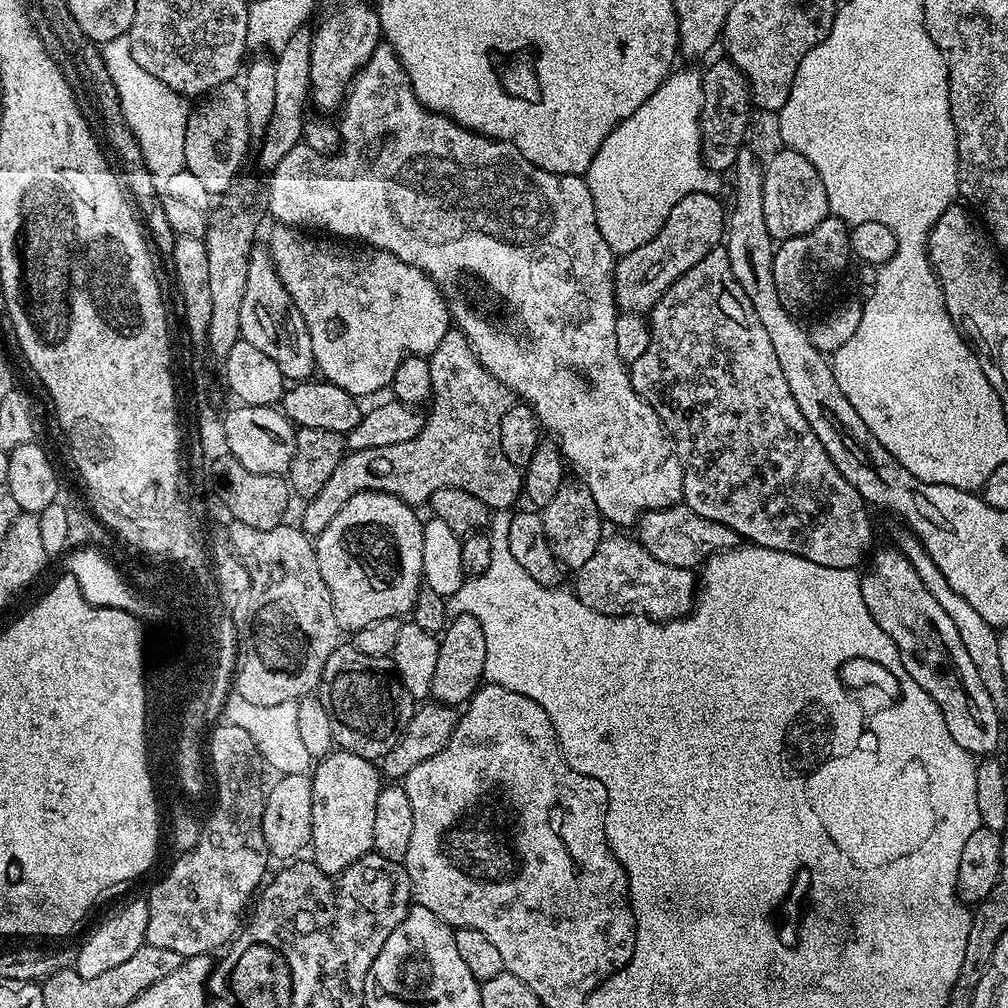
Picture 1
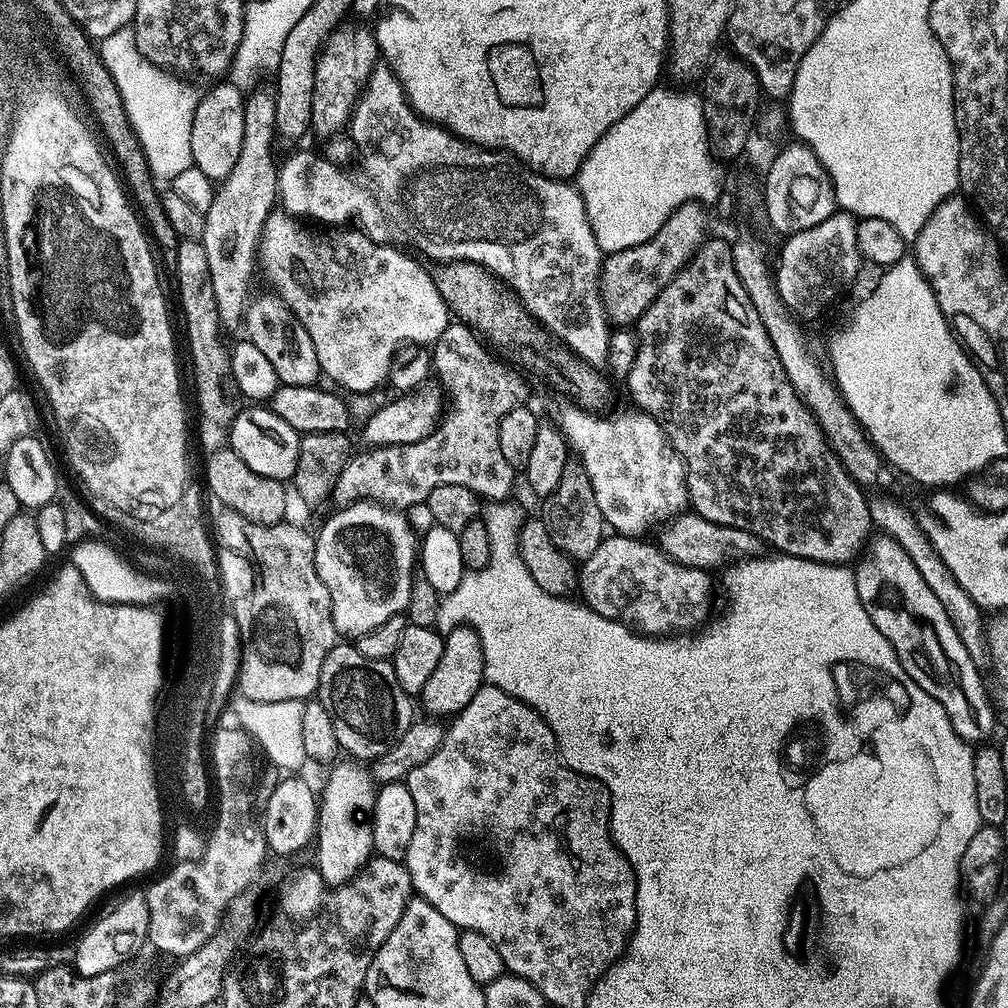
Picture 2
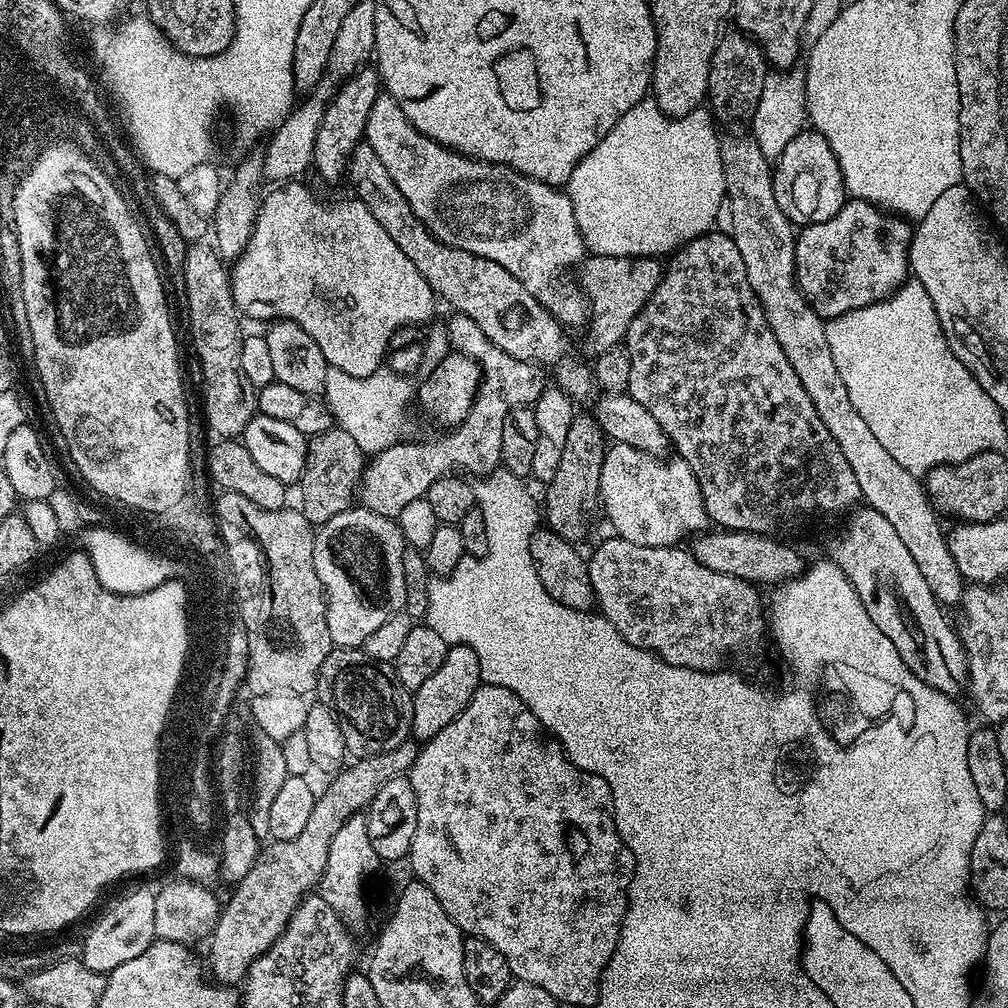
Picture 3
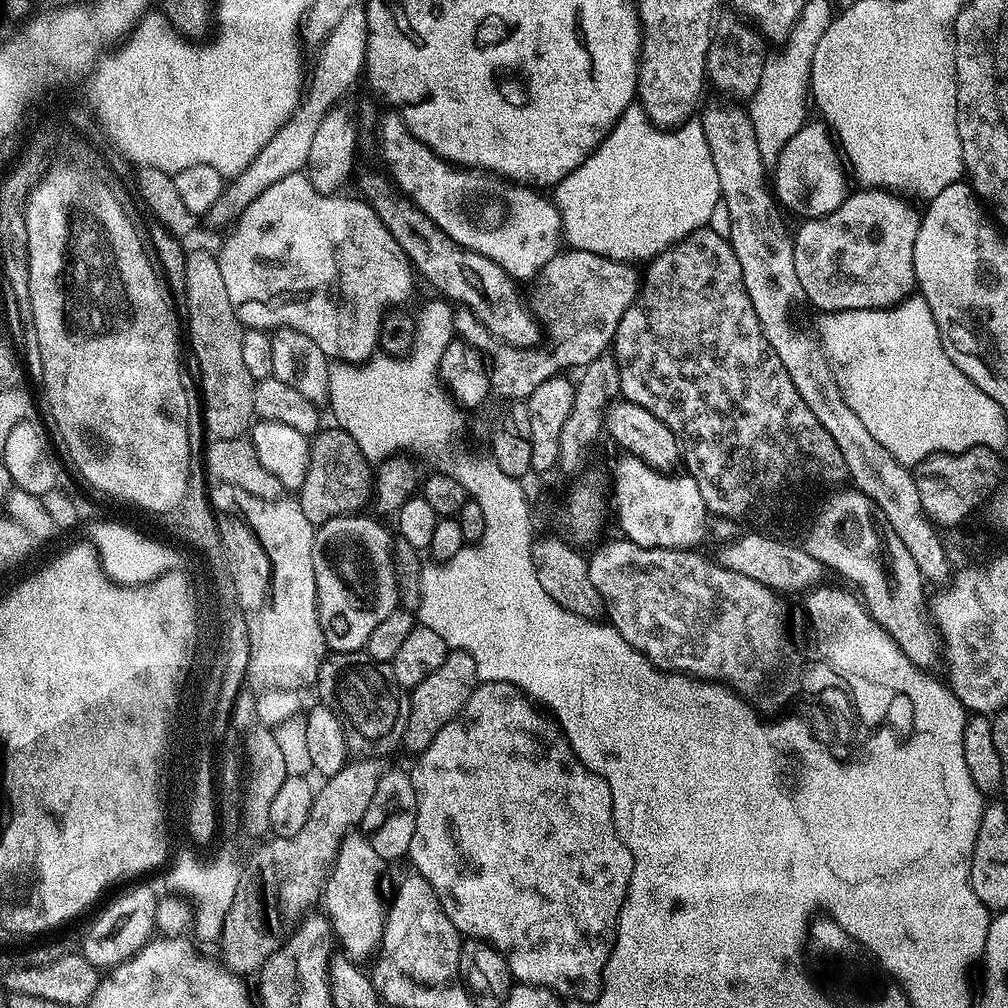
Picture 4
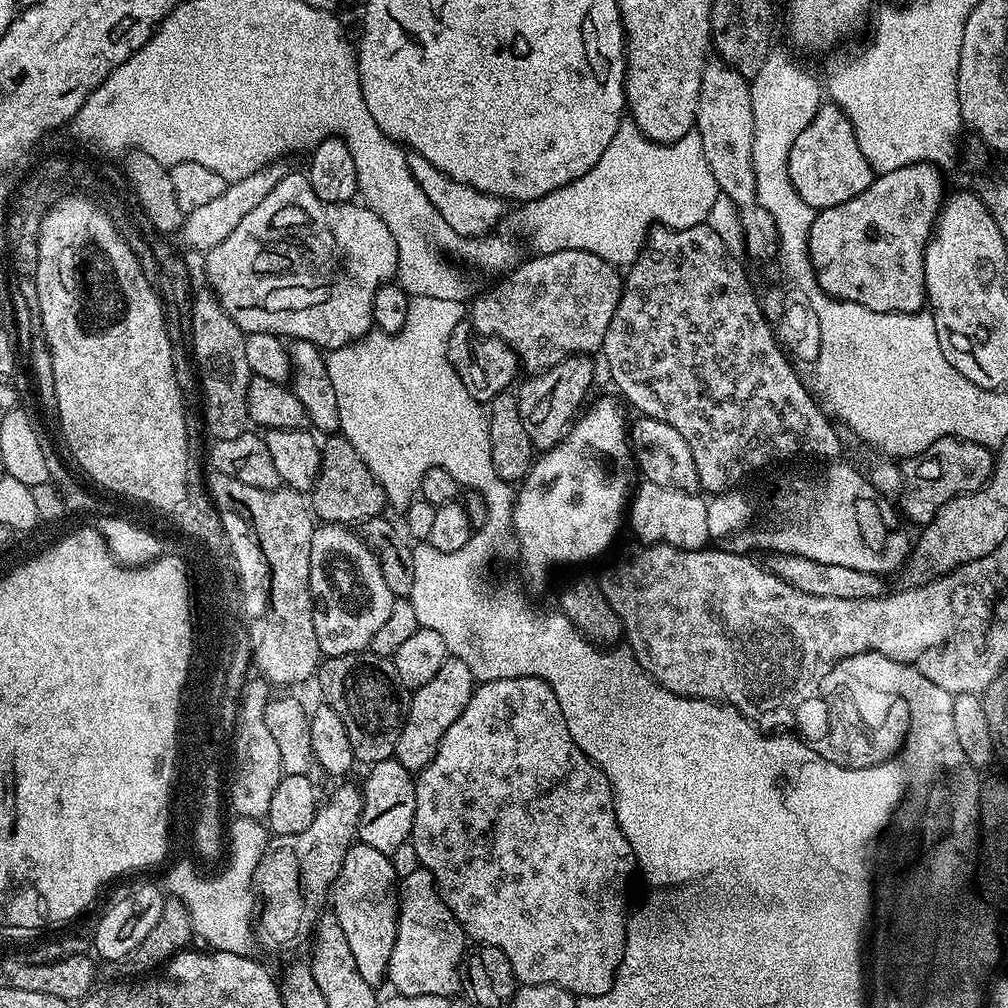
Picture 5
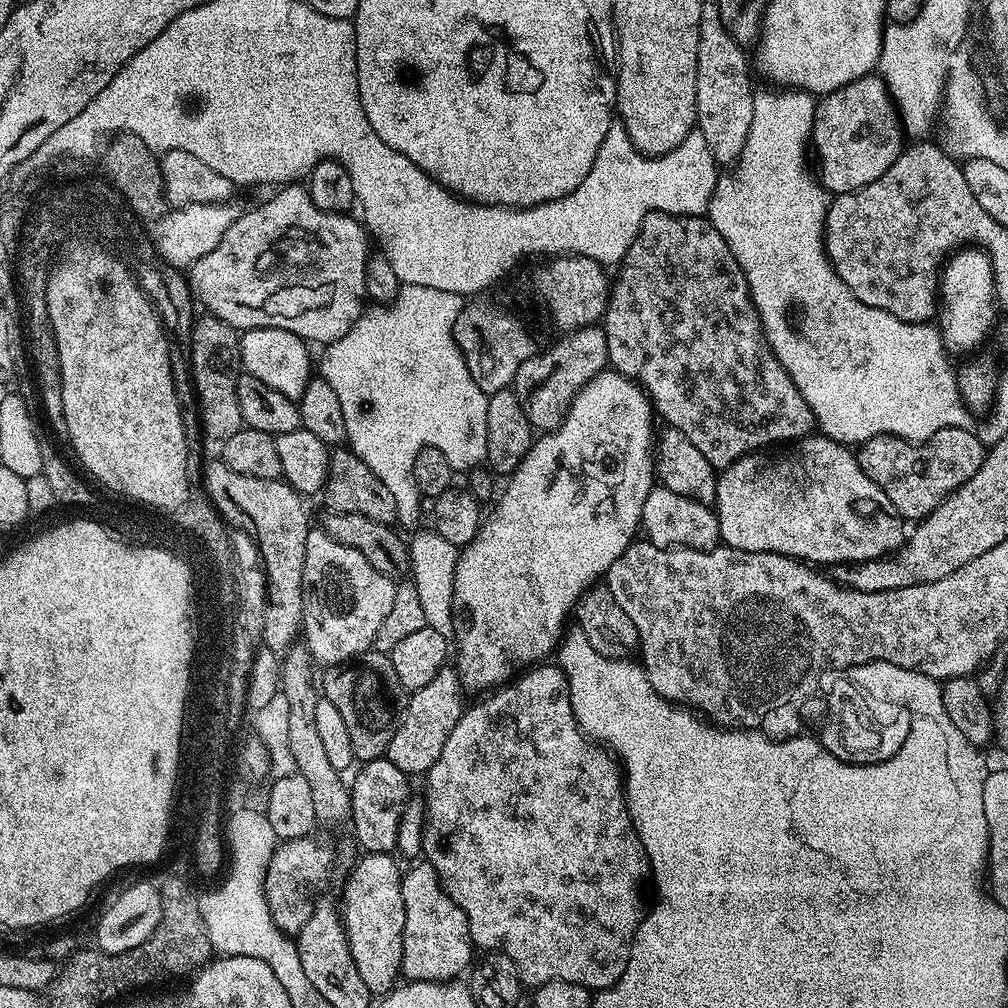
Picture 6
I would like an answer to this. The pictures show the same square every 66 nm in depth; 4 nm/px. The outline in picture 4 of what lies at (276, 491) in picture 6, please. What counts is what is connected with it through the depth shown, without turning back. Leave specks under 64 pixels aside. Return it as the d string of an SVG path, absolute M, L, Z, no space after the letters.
M213 483L210 488L210 503L217 513L241 512L248 523L251 535L258 542L268 548L268 556L272 556L271 580L276 583L276 612L264 620L264 636L260 636L260 648L256 648L256 656L249 656L249 664L246 675L247 683L252 683L253 689L260 692L270 690L286 690L300 692L304 687L315 685L320 667L325 656L329 655L328 643L324 640L322 626L316 609L316 583L314 582L314 538L317 525L302 514L302 506L299 499L281 498L279 500L267 500L266 498L254 498L246 490L229 484Z

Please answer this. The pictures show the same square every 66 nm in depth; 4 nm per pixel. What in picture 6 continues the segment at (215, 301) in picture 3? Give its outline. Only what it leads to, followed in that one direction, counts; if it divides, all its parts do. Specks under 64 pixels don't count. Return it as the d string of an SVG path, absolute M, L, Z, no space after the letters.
M200 314L192 325L192 342L190 345L190 367L192 369L192 387L196 389L196 402L200 414L200 426L203 435L210 441L223 442L234 438L238 430L245 427L242 418L242 406L238 402L238 382L236 379L242 375L240 363L240 337L241 333L222 322L217 316Z

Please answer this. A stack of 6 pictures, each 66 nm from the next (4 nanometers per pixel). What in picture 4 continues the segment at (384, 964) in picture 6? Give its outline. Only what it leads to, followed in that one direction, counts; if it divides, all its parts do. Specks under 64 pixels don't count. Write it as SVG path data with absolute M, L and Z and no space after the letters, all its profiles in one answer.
M350 834L342 842L340 853L332 864L332 872L324 884L322 893L322 908L326 913L329 924L332 925L332 935L342 947L343 955L357 962L371 961L380 951L380 943L384 937L384 923L388 918L388 904L386 896L380 893L380 875L386 868L386 862L378 858L374 846L370 846L367 836L363 834Z

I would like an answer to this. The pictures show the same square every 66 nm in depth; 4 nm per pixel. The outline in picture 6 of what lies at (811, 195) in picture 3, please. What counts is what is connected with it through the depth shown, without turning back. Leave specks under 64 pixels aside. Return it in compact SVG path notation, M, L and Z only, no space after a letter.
M879 75L863 76L819 97L810 144L813 149L816 147L816 160L820 163L818 180L824 185L824 191L853 192L874 182L874 178L882 178L901 151L902 144L896 141L899 131L898 109L888 93L888 85Z

